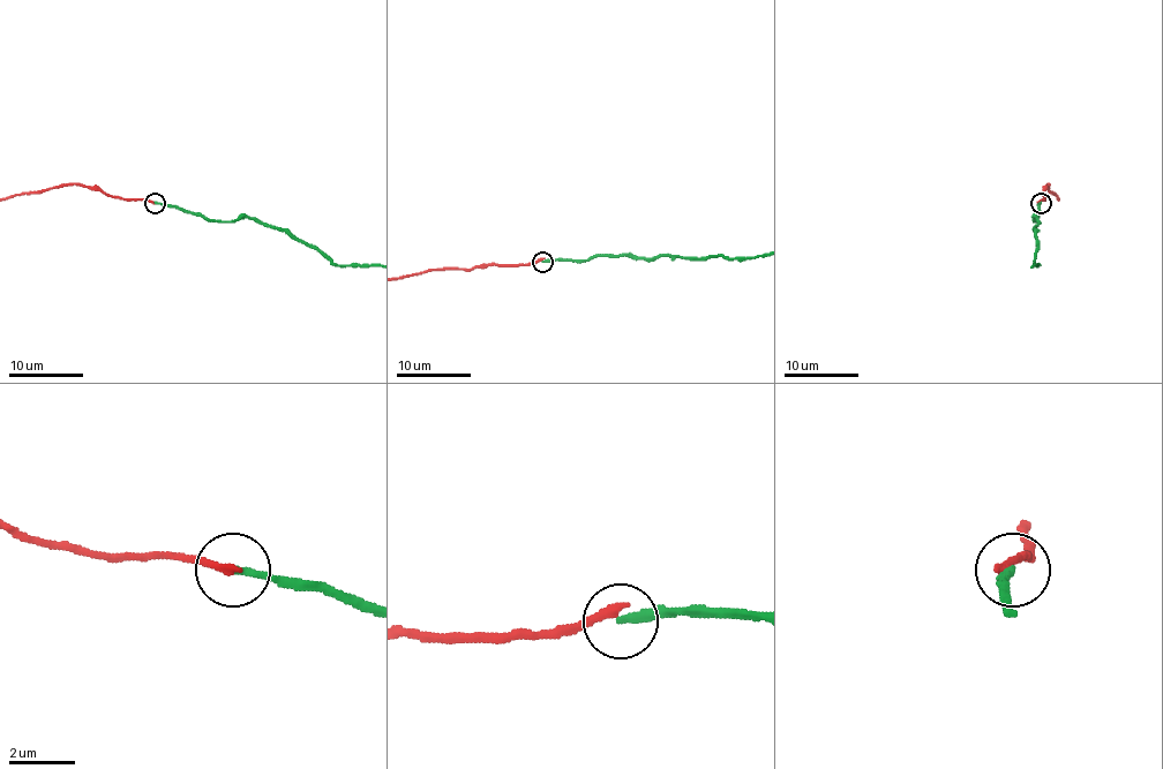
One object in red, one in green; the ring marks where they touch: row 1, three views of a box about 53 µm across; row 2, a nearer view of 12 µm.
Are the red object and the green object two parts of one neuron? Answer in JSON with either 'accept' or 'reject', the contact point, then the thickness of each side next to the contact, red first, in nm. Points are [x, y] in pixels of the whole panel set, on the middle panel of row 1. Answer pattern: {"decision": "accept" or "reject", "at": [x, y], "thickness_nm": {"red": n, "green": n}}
{"decision": "reject", "at": [542, 262], "thickness_nm": {"red": 280, "green": 220}}

